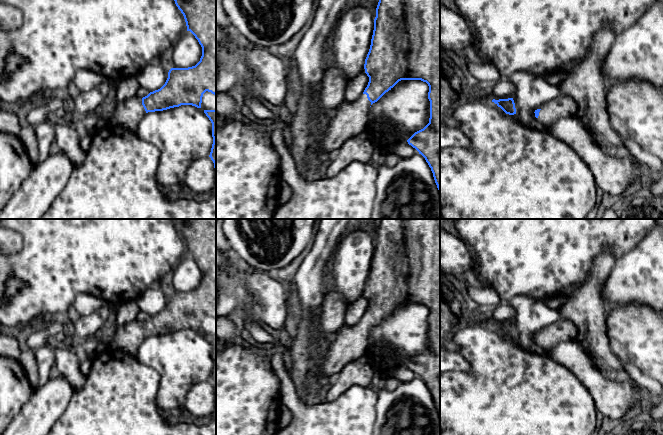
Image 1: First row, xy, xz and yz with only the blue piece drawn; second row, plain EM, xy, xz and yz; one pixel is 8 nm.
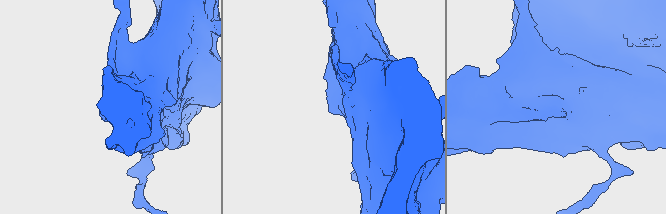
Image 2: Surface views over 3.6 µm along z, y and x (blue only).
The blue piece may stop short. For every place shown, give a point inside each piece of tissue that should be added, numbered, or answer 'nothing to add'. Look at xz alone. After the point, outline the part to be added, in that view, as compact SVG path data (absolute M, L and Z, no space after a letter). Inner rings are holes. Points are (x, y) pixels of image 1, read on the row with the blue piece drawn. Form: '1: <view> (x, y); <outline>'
1: xz (351, 119); M363 94L354 102L344 101L336 114L325 121L324 131L316 138L315 165L328 153L339 150L347 140L367 131L370 106L367 95Z

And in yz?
1: yz (563, 106); M560 95L542 107L537 120L548 129L560 118L577 115L578 106L575 101L568 95Z

